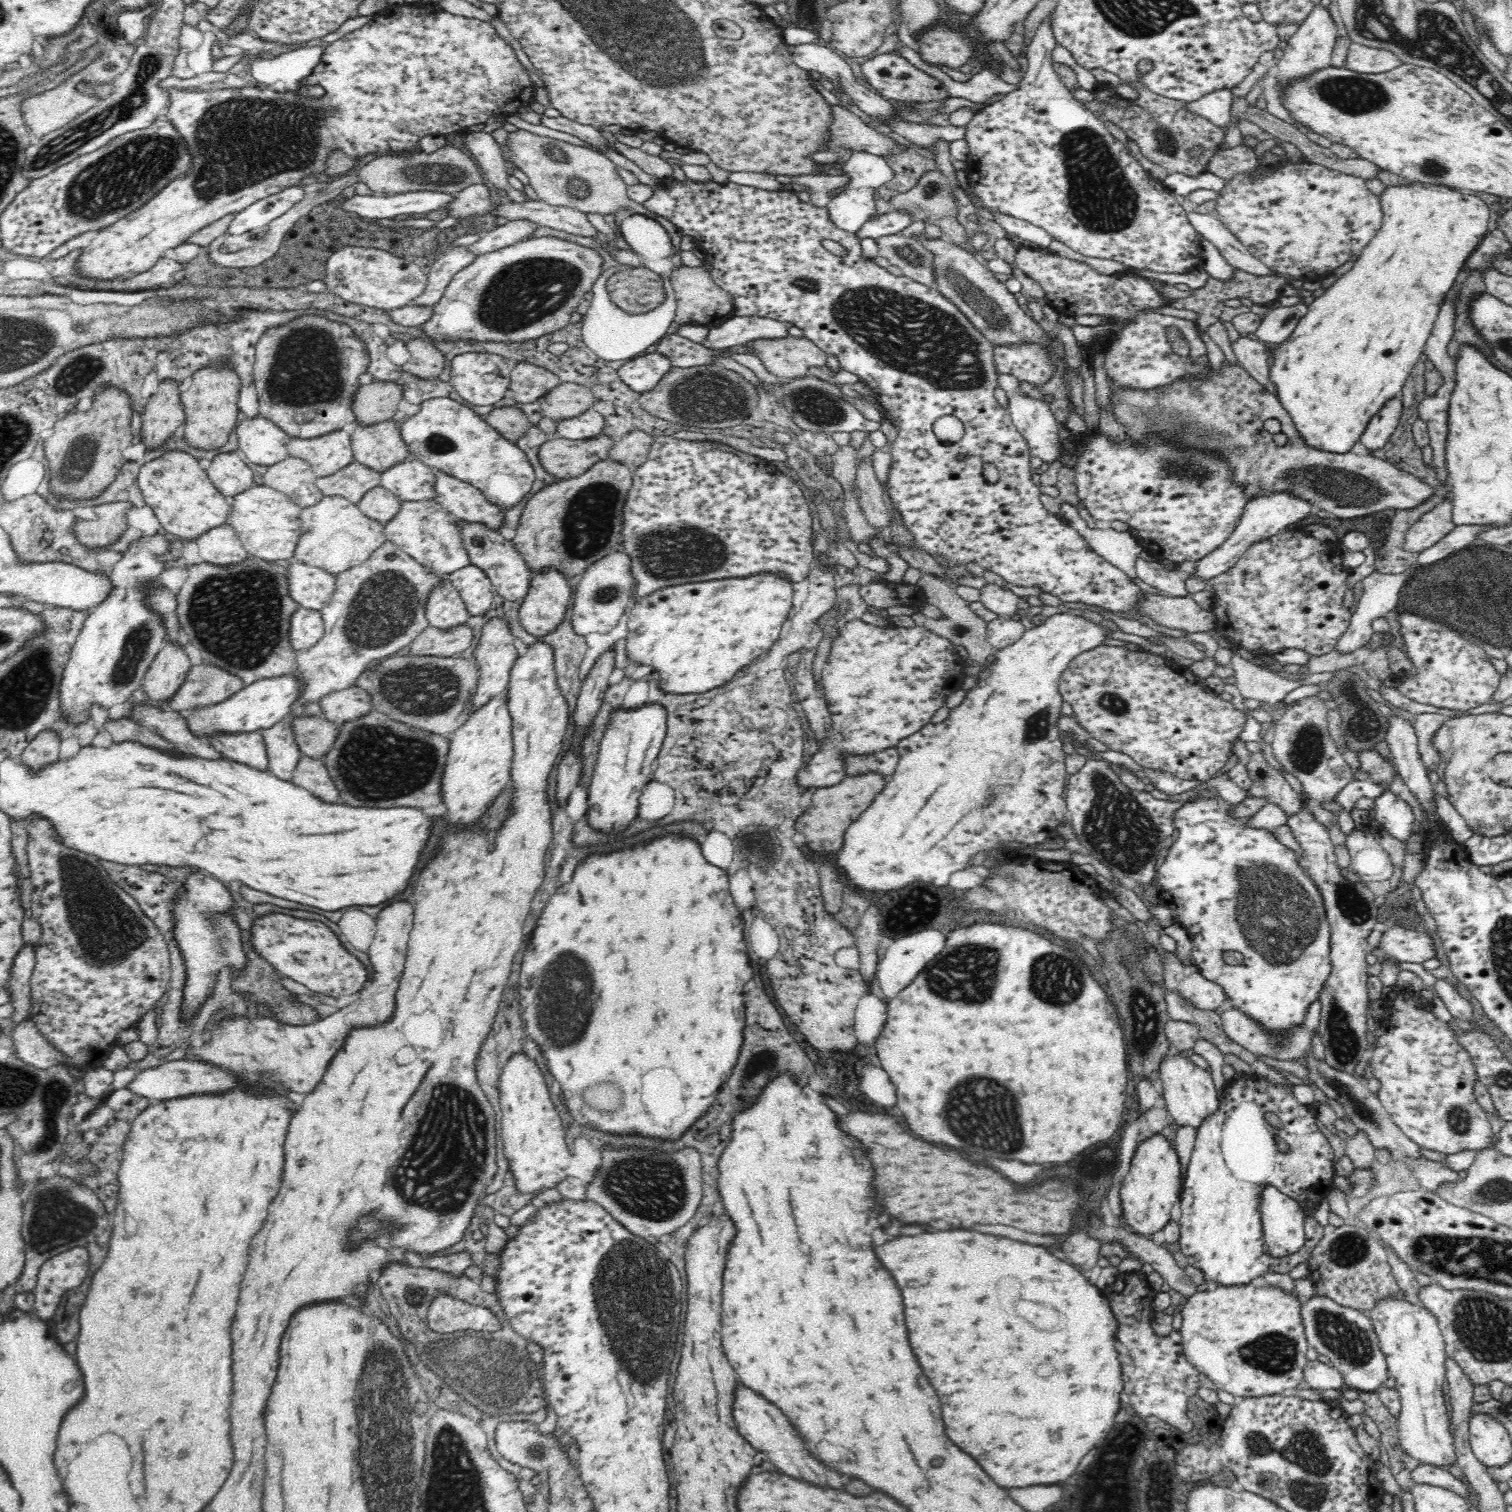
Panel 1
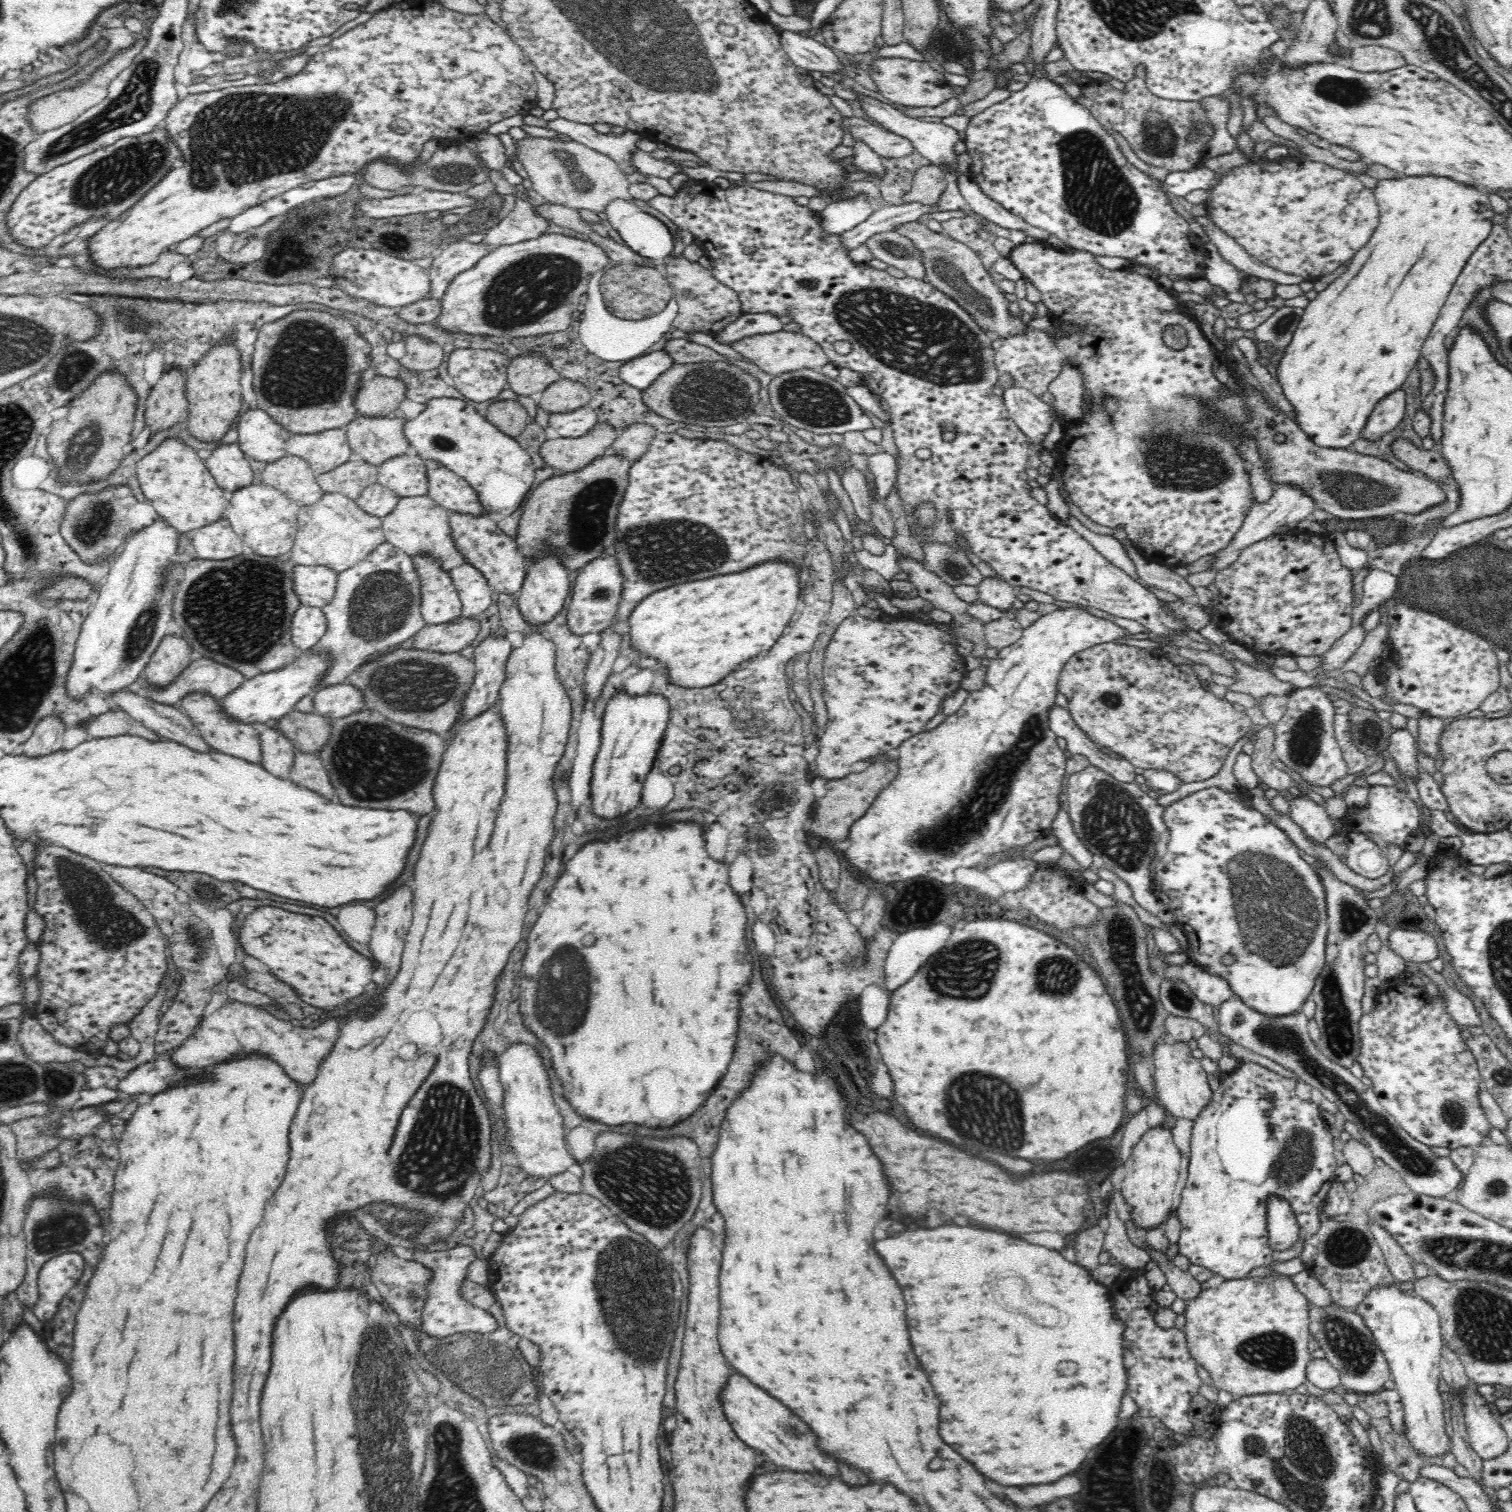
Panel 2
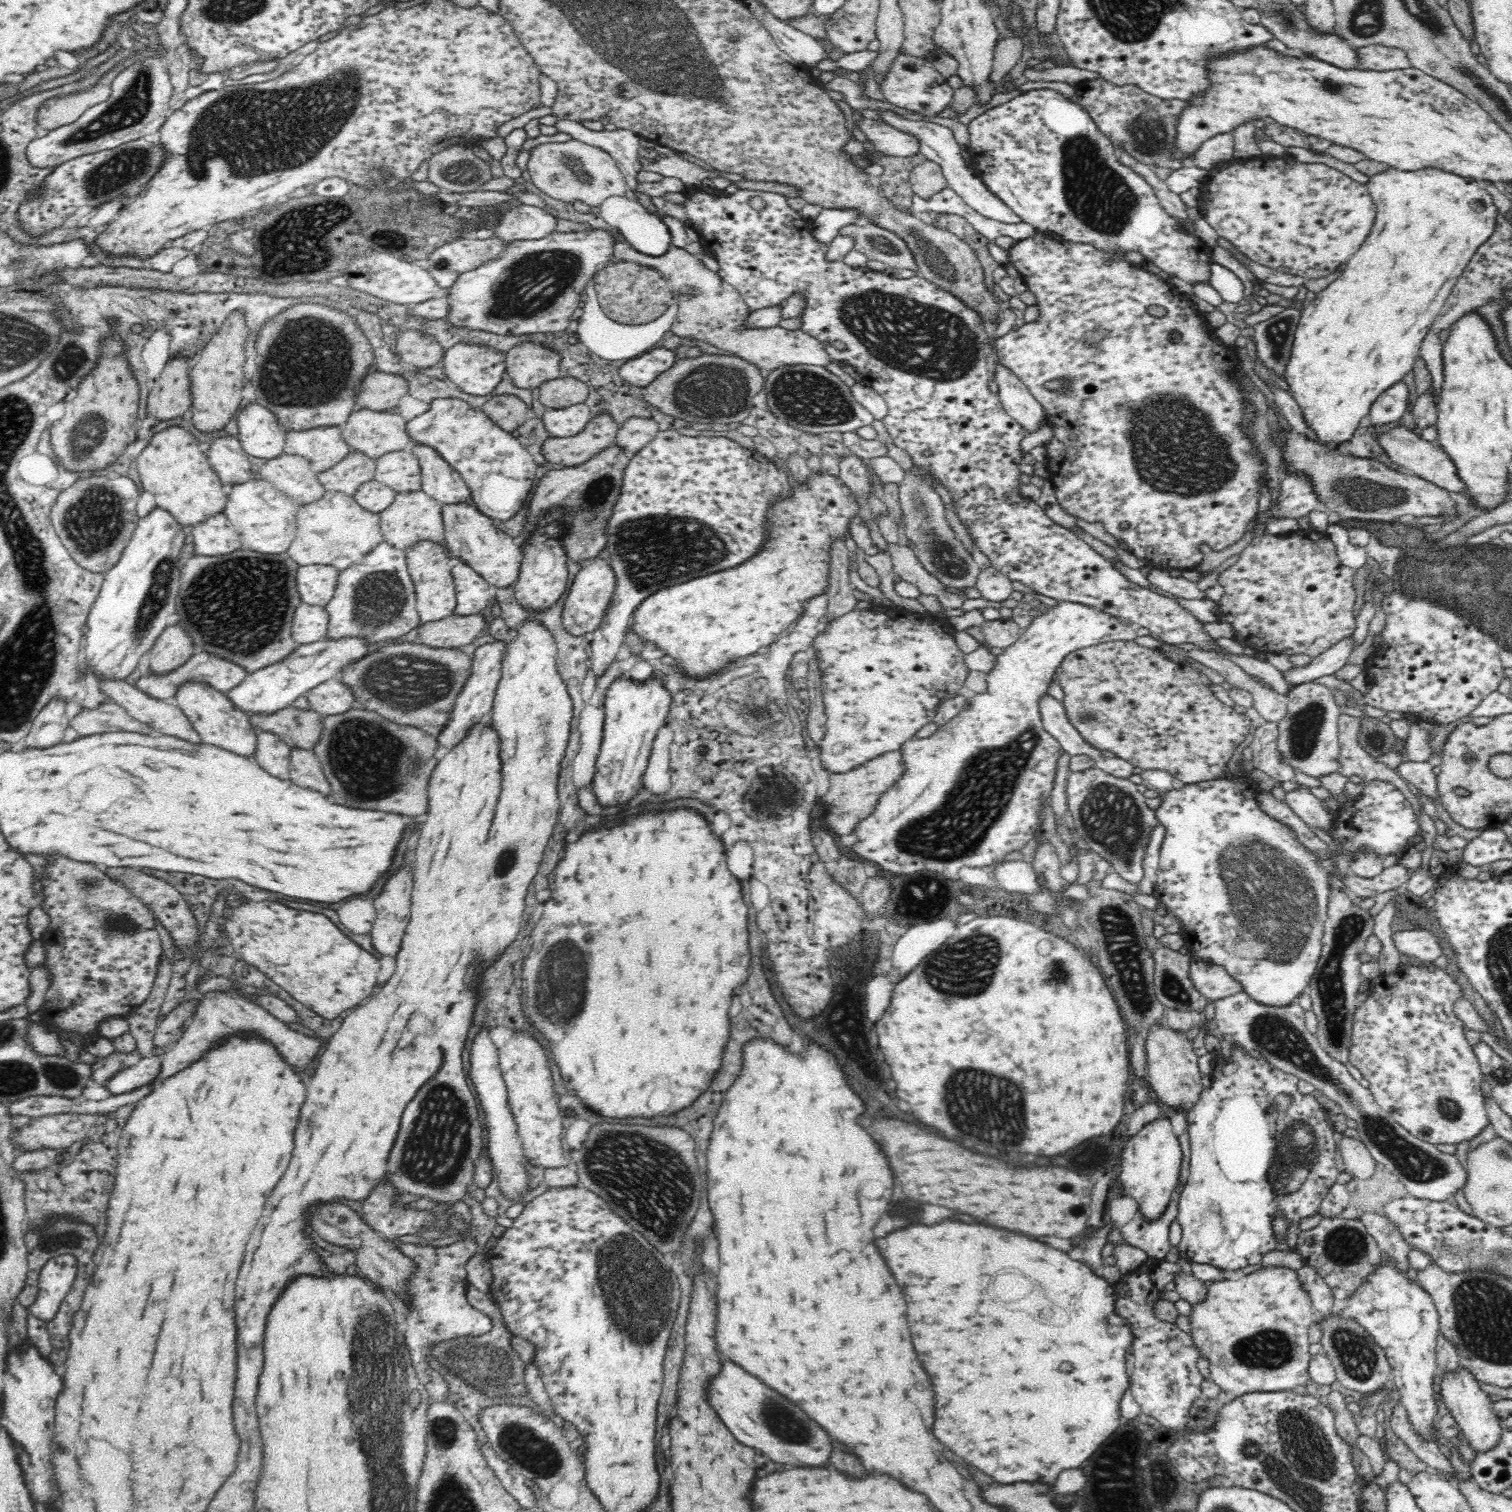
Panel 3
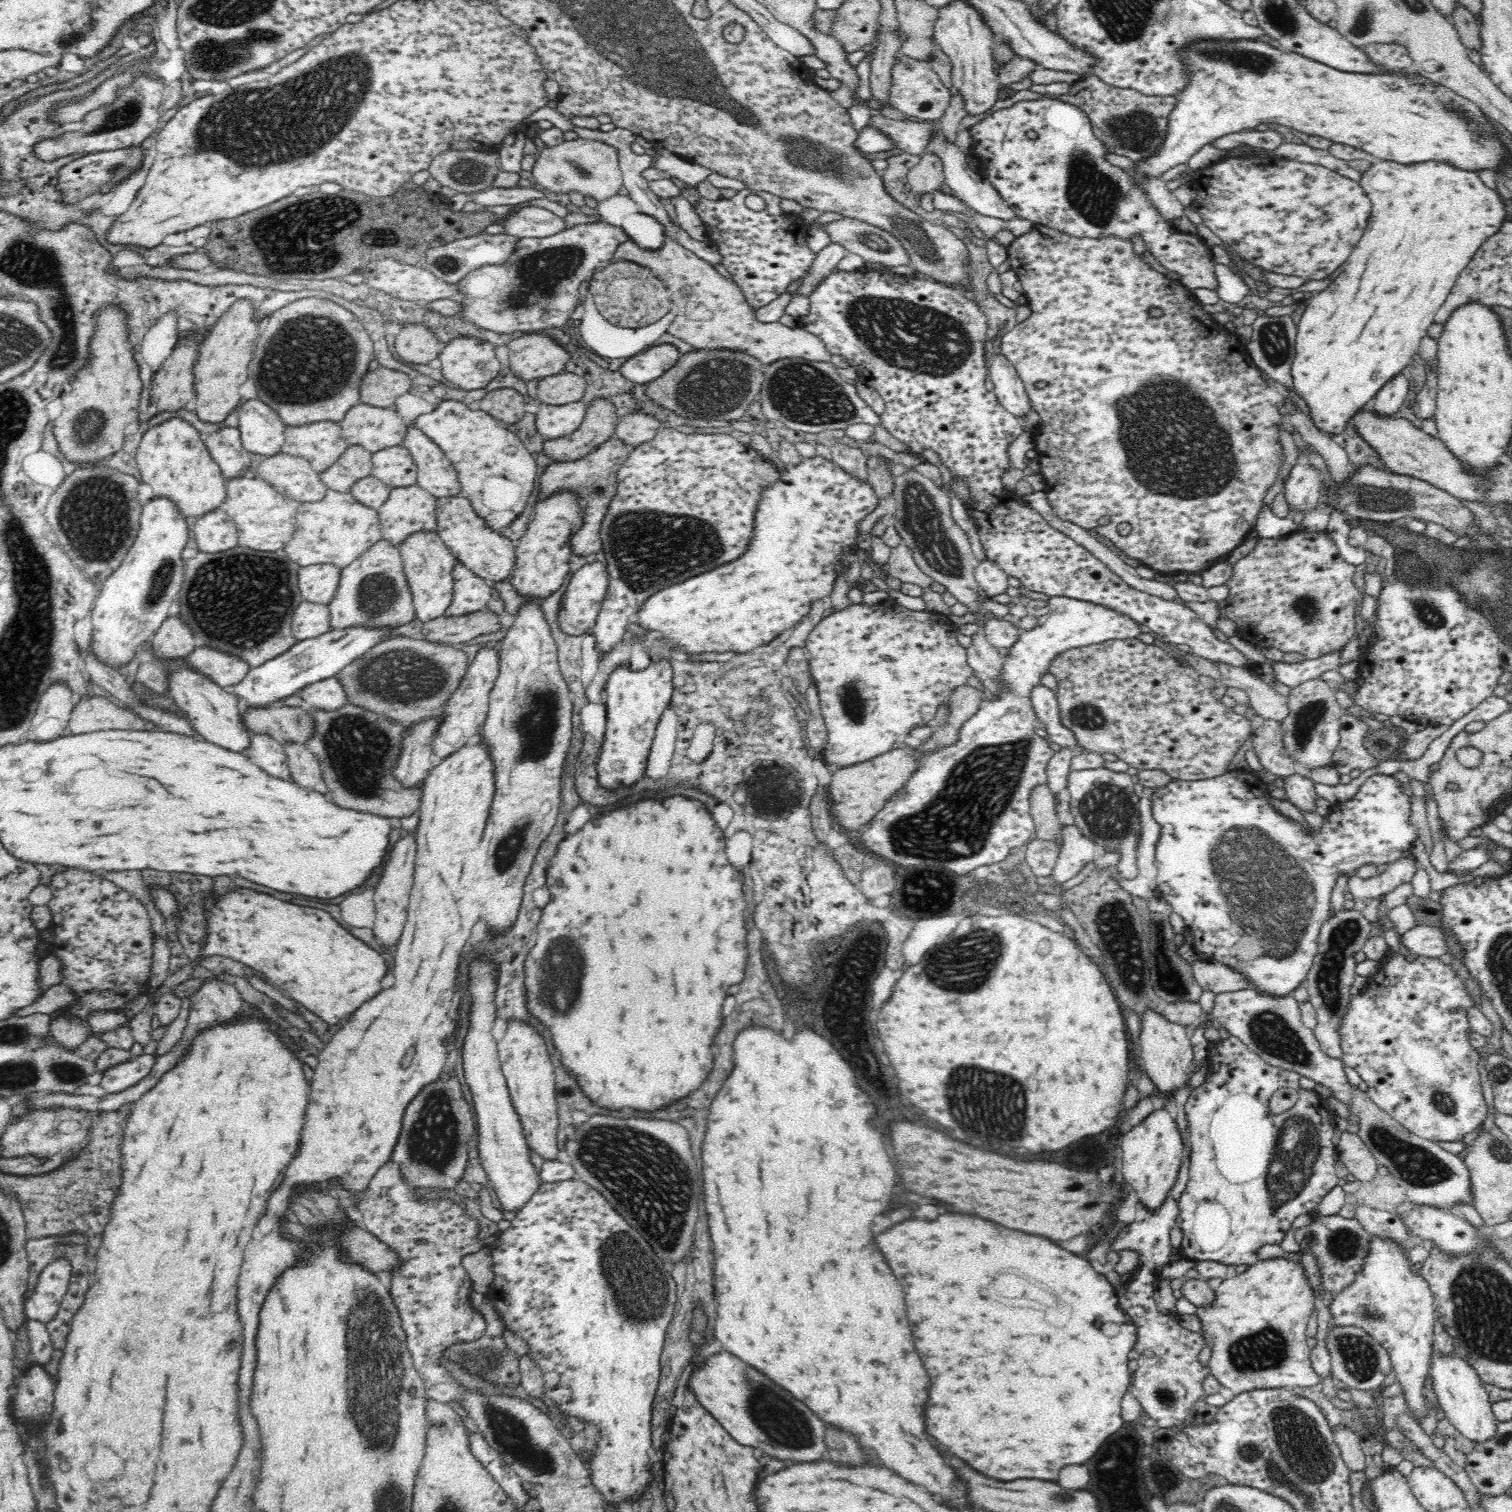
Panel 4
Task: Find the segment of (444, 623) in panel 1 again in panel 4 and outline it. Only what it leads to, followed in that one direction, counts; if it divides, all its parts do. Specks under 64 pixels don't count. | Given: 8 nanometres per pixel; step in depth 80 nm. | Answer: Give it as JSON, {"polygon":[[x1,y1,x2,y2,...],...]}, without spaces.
{"polygon":[[420,530,397,545,402,557,404,574,412,593,415,617,422,622,442,617,450,606,453,588,453,570,457,560,436,530]]}

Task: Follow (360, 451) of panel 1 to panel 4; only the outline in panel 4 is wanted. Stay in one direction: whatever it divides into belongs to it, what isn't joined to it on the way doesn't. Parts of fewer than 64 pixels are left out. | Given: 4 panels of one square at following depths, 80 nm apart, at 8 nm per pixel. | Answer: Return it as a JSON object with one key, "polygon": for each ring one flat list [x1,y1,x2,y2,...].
{"polygon":[[363,402,348,409,338,424,348,445,360,444,371,453,402,445,406,434,404,419,392,407,378,408]]}

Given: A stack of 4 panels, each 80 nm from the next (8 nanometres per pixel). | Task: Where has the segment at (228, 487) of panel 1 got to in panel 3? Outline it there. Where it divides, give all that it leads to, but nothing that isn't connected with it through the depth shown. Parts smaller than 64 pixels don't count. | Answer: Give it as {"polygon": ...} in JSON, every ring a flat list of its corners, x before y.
{"polygon":[[222,435,210,440,207,457,224,486,245,482,250,476,249,454,242,448,236,435]]}

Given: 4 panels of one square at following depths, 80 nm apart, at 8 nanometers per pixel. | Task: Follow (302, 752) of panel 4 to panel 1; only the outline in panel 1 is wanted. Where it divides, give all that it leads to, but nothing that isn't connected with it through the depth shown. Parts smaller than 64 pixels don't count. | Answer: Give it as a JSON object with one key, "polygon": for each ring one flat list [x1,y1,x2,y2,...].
{"polygon":[[302,755,297,761,291,782,296,786,304,786,306,790,312,790,312,794,322,798,324,802,340,802,338,790,322,758,315,759]]}

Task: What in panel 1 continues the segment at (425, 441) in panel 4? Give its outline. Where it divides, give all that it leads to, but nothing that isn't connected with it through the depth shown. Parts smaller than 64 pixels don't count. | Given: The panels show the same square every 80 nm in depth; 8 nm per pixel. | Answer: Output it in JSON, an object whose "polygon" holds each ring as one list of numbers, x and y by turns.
{"polygon":[[434,468,434,500,450,513,453,519,483,522,490,528,502,527,504,514,498,505,486,502,482,491,451,474]]}

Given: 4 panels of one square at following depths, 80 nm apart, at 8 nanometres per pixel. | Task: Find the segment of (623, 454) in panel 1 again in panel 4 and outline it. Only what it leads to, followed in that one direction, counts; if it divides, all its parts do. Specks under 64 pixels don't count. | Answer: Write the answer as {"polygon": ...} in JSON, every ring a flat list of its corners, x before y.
{"polygon":[[630,412,622,417,615,428,614,436,621,438,631,448,656,436,661,428,659,420,645,412]]}

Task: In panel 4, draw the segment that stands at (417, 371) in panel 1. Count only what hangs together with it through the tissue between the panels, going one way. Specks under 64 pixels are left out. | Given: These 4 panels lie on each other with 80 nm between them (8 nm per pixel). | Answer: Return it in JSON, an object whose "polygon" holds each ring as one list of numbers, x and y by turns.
{"polygon":[[423,321,405,322,395,337,395,350,400,358,414,364,428,364,440,354,444,345]]}

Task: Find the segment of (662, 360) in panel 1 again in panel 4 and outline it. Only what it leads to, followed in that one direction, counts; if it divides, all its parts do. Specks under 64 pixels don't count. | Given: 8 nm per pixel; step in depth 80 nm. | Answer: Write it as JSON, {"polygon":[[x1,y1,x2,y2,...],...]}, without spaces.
{"polygon":[[661,343,628,358,620,368,622,374,638,384,652,383,678,362,680,352,675,345]]}

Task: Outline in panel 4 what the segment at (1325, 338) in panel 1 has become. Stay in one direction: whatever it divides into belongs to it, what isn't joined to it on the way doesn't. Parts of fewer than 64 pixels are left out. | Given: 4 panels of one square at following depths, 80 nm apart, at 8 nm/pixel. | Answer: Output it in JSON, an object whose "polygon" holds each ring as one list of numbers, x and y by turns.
{"polygon":[[1378,158,1360,174,1360,180,1357,182,1372,203,1370,218,1364,228,1365,234,1356,244,1356,250,1352,252,1352,256,1347,258,1348,262,1342,266,1342,272,1338,274,1338,278,1331,282,1328,288,1307,300,1304,314,1297,325,1296,356,1291,364,1292,377,1294,377,1293,388,1310,406,1311,418,1313,418,1315,425,1327,434,1338,434,1340,430,1344,430,1344,426,1350,423,1350,416,1354,412,1358,412,1362,406,1368,405,1374,394,1386,382,1389,382,1390,378,1397,376,1401,371,1410,369,1413,359,1418,358,1418,348,1421,340,1426,336,1428,326,1435,322,1436,312,1443,305,1447,296,1451,294,1452,286,1455,285,1456,280,1472,261,1474,254,1483,246,1483,243,1498,233,1506,218,1506,205,1496,189,1483,183,1478,177,1478,173,1473,170,1462,170,1451,164,1444,164,1444,162,1420,162,1420,164,1412,164,1412,166,1400,166,1398,162,1384,162]]}

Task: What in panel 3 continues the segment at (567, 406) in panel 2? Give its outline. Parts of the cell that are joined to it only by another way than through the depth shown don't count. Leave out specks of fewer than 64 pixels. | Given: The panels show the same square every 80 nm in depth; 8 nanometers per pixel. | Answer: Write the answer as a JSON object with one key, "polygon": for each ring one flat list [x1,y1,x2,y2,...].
{"polygon":[[561,377,544,382,538,398,548,408,566,408,588,400,588,386,573,377]]}

